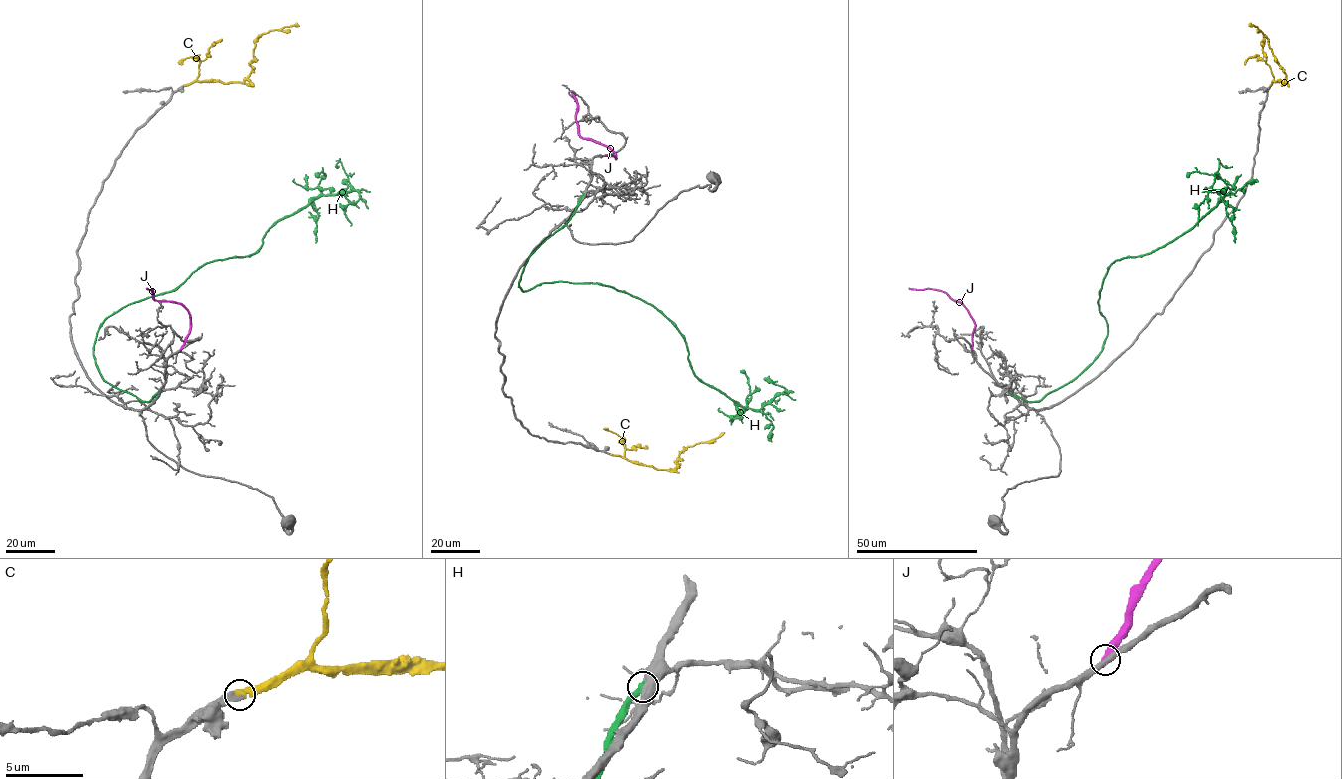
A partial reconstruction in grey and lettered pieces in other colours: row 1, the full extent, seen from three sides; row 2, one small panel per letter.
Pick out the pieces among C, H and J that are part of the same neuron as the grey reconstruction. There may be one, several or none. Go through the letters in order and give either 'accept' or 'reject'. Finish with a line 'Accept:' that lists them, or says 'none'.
C: accept
H: reject
J: reject
Accept: C

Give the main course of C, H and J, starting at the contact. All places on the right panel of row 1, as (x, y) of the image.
C: (1270, 85), (1273, 81), (1286, 82), (1286, 74), (1269, 45), (1269, 39), (1256, 26), (1248, 26)
H: (1011, 392), (1039, 401), (1075, 379), (1107, 334), (1109, 267), (1226, 194), (1207, 193), (1197, 225)
J: (972, 349), (973, 319), (959, 301), (942, 291), (909, 288)

